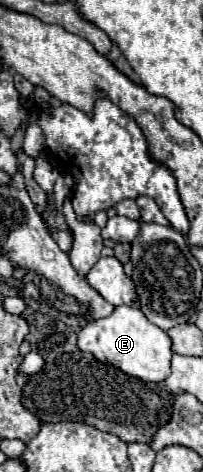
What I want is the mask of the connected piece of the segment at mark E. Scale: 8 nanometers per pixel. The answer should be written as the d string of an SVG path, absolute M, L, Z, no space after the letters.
M117 306L109 318L89 322L77 338L77 346L83 352L91 352L99 362L117 366L129 376L141 378L143 382L161 384L169 376L171 368L171 338L165 330L151 324L137 306Z

